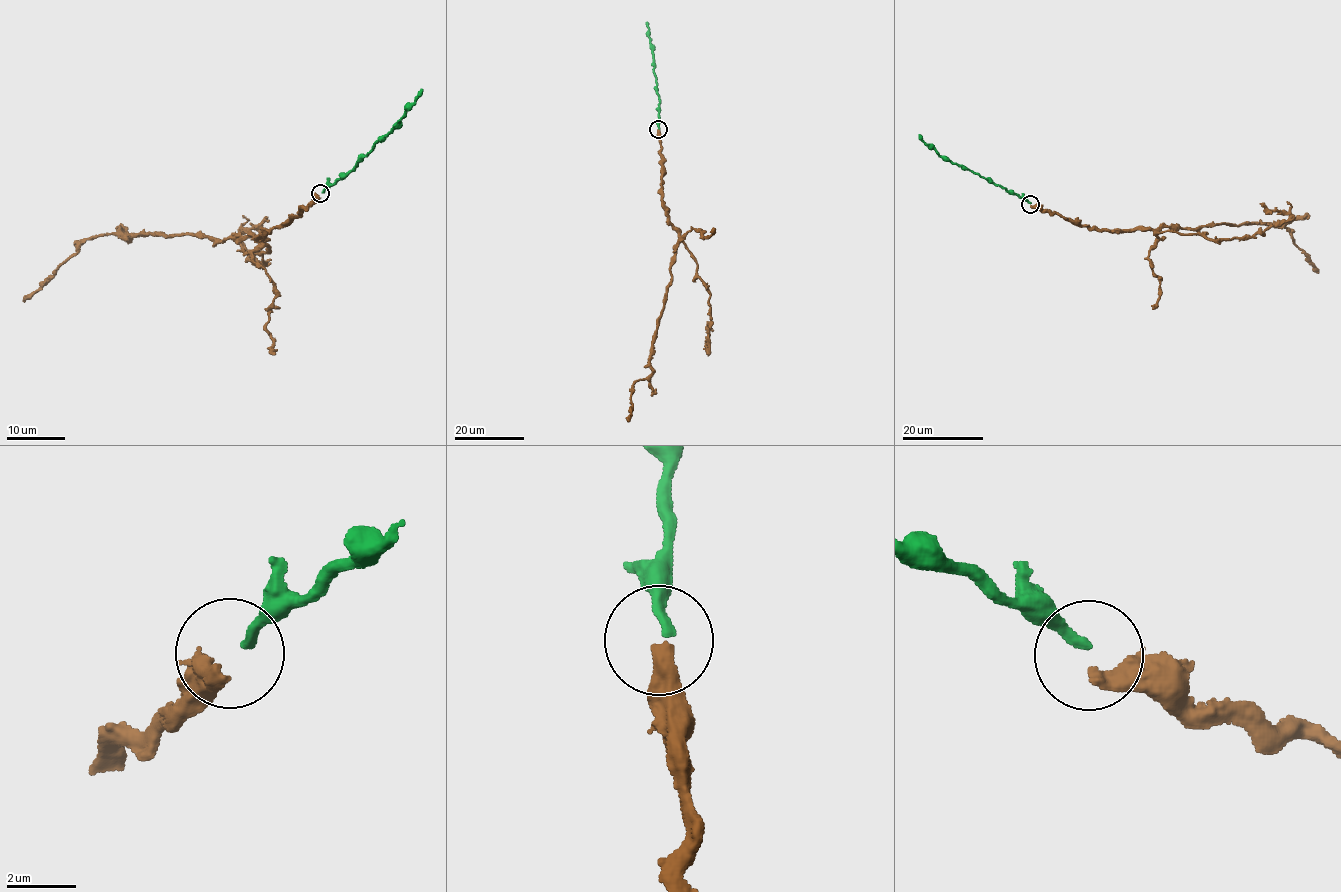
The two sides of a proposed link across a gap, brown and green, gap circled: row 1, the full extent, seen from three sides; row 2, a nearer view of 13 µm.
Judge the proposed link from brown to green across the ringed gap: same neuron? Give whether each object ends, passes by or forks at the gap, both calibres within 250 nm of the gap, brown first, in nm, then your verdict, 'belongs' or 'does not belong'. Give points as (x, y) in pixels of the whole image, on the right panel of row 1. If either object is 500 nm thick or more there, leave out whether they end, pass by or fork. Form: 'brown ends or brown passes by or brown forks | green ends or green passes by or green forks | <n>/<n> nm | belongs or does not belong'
brown ends | green ends | 440/320 nm | does not belong

